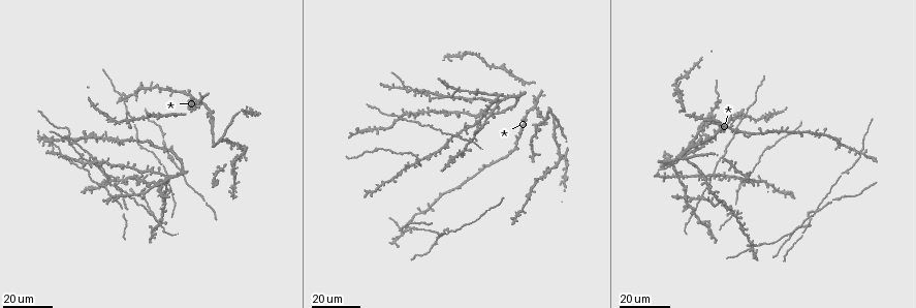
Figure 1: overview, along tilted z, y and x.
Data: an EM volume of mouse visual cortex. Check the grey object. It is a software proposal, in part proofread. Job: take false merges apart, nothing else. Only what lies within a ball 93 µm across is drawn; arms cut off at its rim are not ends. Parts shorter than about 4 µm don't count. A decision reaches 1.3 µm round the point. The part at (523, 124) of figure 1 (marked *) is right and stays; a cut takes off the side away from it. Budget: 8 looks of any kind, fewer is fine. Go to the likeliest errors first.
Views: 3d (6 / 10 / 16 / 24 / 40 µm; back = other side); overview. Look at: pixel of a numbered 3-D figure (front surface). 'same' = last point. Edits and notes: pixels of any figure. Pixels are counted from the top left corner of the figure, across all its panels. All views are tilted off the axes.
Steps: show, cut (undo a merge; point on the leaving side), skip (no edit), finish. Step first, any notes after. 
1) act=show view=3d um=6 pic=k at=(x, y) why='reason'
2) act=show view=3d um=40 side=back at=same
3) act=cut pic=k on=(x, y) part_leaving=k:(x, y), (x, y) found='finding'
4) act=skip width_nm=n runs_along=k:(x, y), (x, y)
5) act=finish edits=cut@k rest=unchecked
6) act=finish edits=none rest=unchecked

act=show view=3d um=24 pic=1 at=(860, 153) why='four or more arms meet'

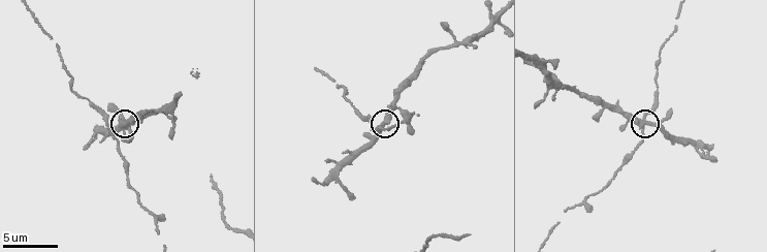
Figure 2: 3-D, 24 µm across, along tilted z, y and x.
act=show view=3d um=10 pic=2 at=(646, 122)

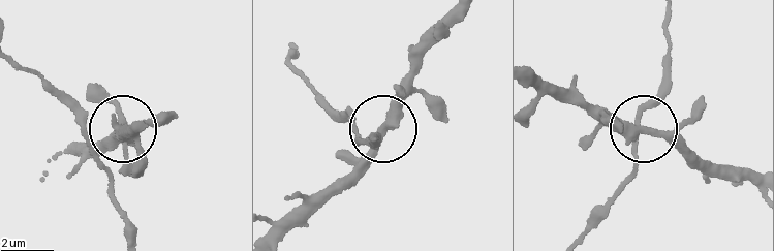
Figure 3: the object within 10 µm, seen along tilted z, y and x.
act=skip side_arm_um=10 arms=4 found='one neuron here'

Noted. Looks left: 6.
act=show view=3d um=24 pic=1 at=(87, 162) why='small branch off a trunk'

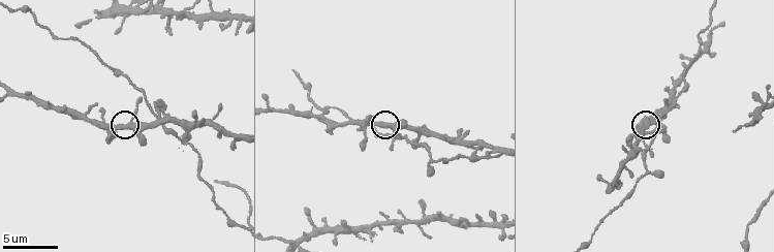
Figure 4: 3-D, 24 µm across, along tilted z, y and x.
act=show view=3d um=6 pic=4 at=(133, 122)

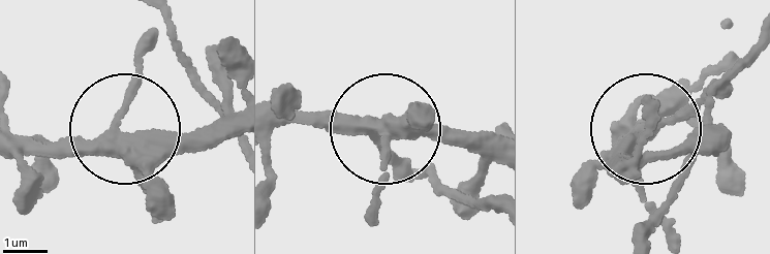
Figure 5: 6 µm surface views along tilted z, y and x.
act=show view=3d um=6 side=back pic=5 at=(119, 123)

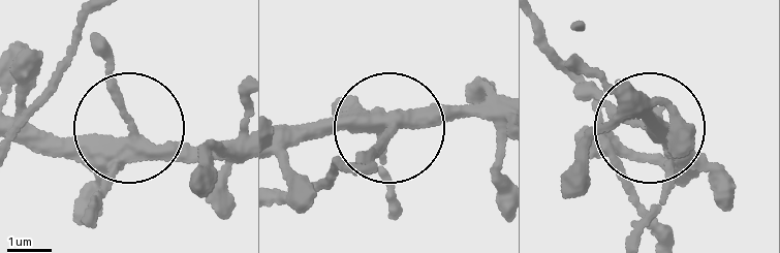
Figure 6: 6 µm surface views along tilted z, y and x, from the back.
act=skip runs_along=6:(280, 146), (405, 126), (478, 98) found='continuous, no second neuron'

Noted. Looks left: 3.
act=show view=3d um=24 pic=1 at=(158, 220) why='three-way junction'

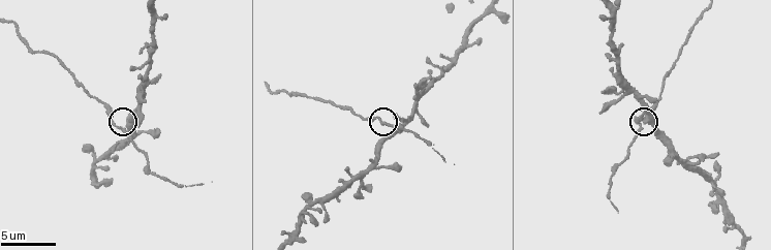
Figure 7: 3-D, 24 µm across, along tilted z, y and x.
act=show view=3d um=6 pic=7 at=(122, 128) why='zoom in'

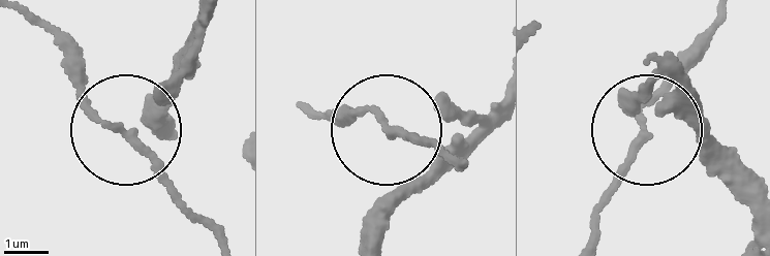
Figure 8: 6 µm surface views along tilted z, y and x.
act=skip side_arm_um=12 runs_along=8:(199, 19), (181, 71), (129, 127), (211, 229) found='all the same neuron'

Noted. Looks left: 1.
act=finish edits=none rest=unchecked

